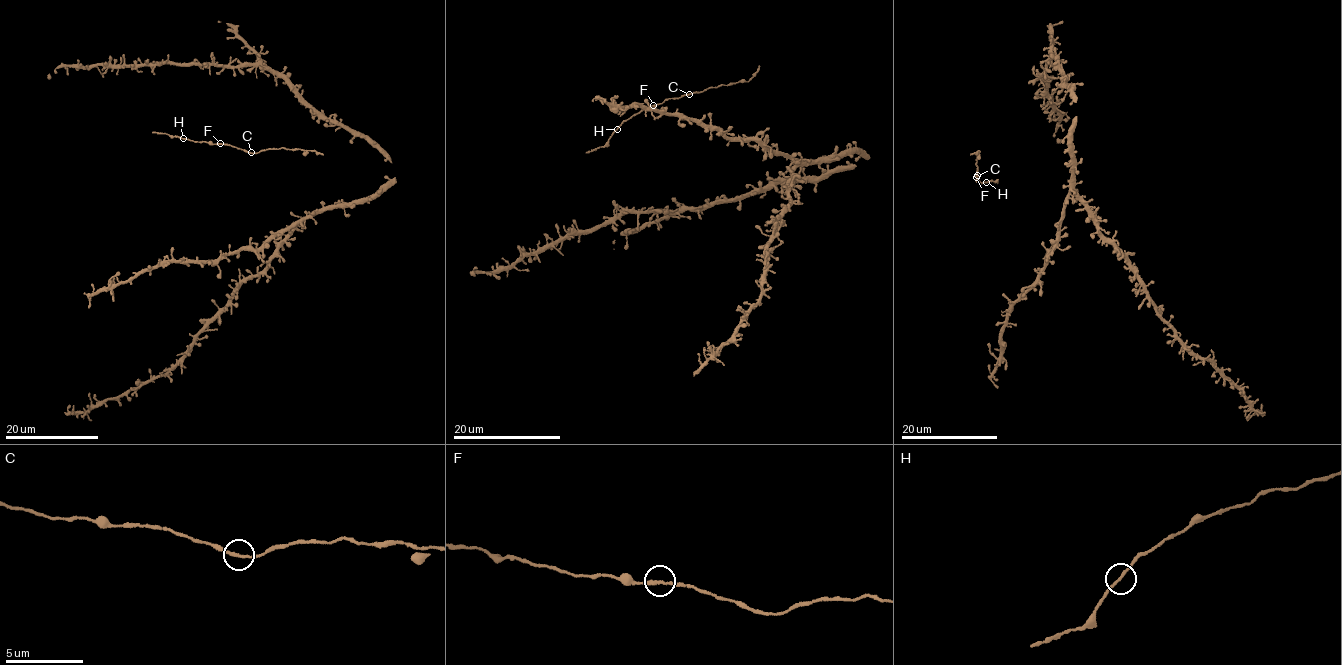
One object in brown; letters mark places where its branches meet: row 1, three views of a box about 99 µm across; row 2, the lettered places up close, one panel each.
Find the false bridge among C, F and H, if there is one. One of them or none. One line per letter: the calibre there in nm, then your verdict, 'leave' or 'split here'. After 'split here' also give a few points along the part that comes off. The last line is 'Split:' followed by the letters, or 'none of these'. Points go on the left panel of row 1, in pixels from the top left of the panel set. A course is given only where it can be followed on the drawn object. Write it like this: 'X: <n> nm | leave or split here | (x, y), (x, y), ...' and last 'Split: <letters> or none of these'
C: 190 nm | leave
F: 190 nm | leave
H: 170 nm | leave
Split: none of these

